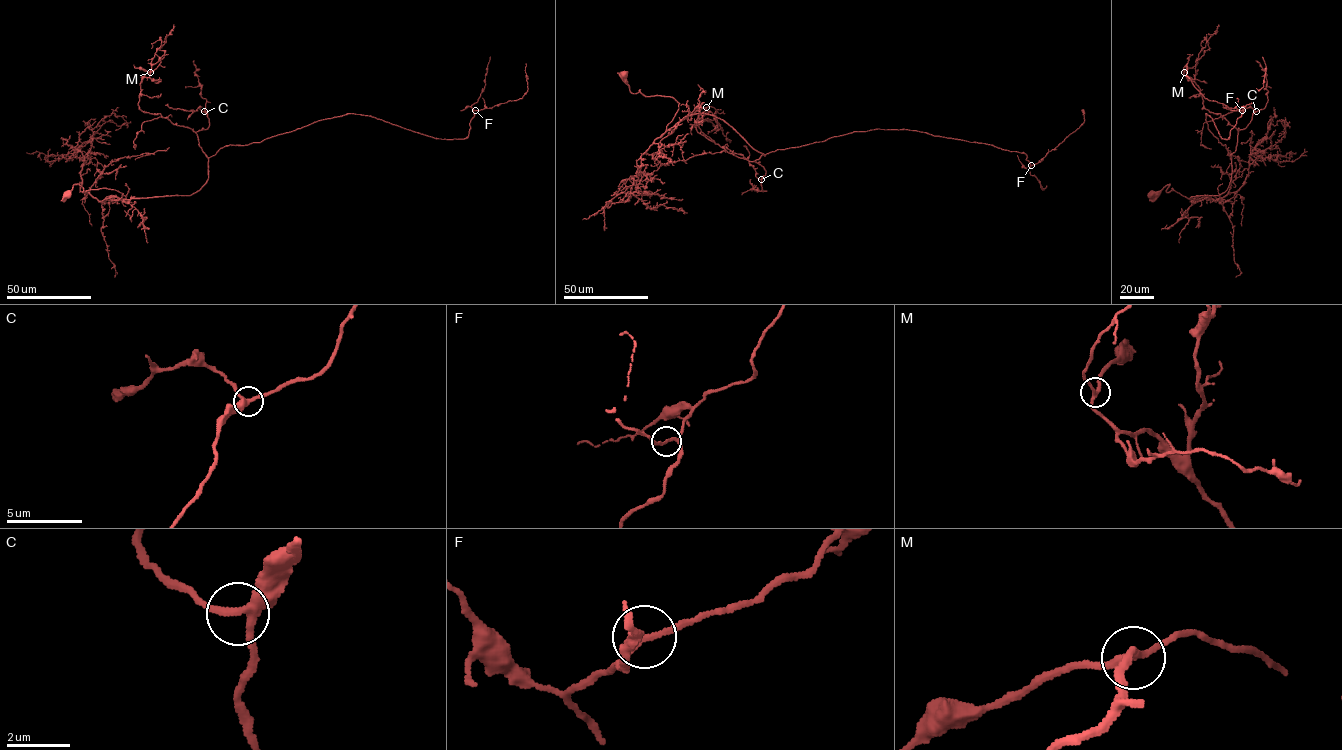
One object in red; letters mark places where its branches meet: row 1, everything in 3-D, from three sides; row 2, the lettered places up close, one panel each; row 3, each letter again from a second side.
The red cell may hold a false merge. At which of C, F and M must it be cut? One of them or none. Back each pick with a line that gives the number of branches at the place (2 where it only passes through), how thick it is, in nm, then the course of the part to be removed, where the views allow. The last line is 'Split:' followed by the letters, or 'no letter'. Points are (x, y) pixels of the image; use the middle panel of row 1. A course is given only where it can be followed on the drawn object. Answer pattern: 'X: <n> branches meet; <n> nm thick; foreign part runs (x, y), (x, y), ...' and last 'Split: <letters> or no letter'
Split: no letter

